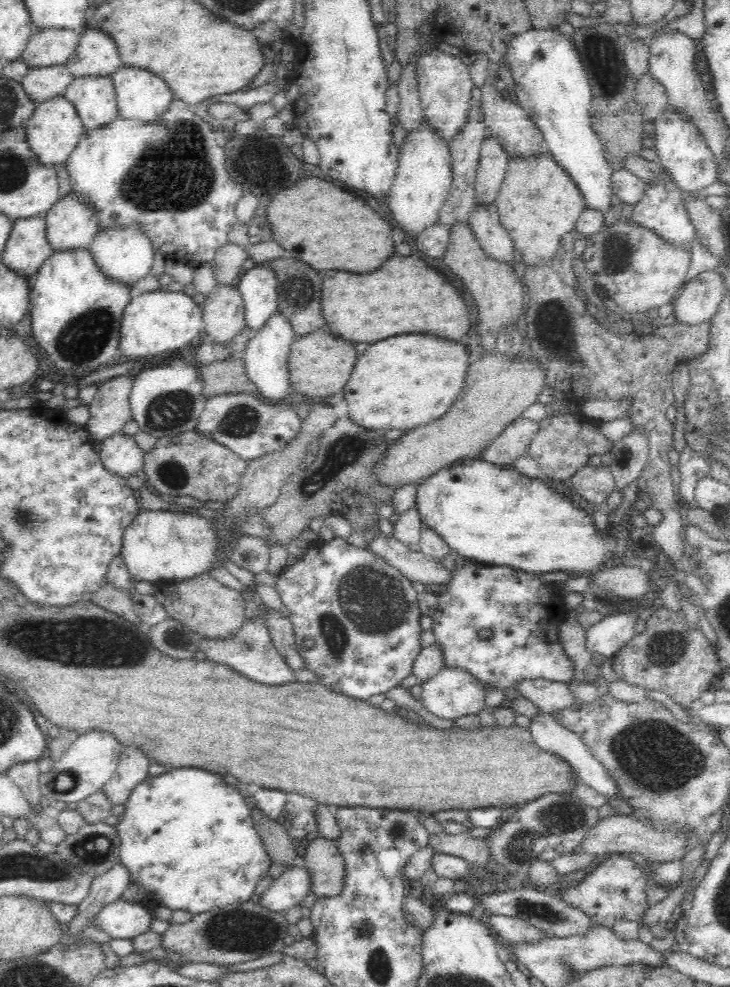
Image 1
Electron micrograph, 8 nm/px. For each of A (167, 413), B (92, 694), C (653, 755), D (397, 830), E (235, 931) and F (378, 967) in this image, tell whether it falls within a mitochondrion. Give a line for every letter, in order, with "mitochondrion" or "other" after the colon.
A: mitochondrion
B: other
C: mitochondrion
D: mitochondrion
E: mitochondrion
F: mitochondrion

